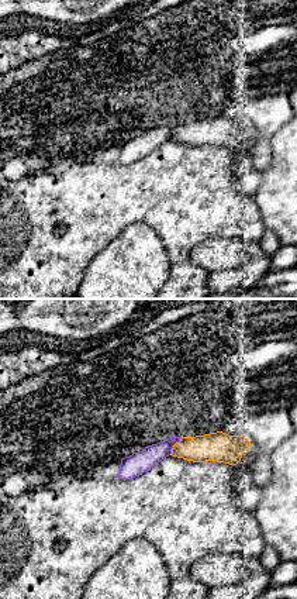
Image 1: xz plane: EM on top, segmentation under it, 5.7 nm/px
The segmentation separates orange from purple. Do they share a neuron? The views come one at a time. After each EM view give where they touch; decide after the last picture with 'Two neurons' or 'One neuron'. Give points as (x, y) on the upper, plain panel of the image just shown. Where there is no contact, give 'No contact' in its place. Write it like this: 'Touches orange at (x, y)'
Touches orange at (173, 130)

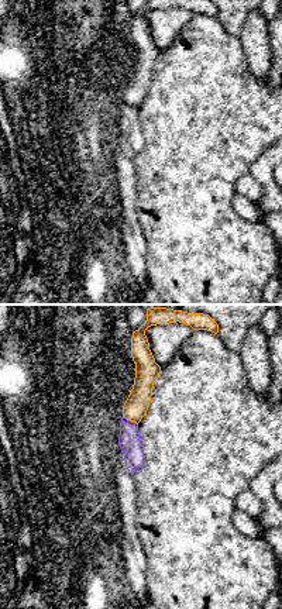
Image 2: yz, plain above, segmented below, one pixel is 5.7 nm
Touches orange at (130, 105)

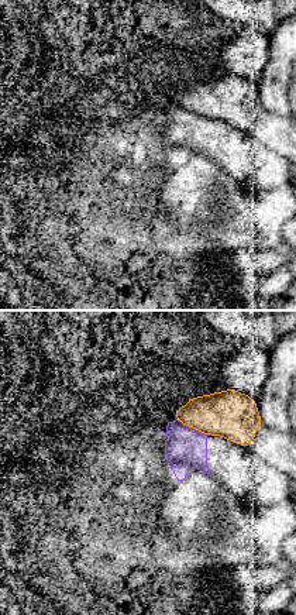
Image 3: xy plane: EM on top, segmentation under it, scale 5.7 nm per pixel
Touches orange at (192, 110)

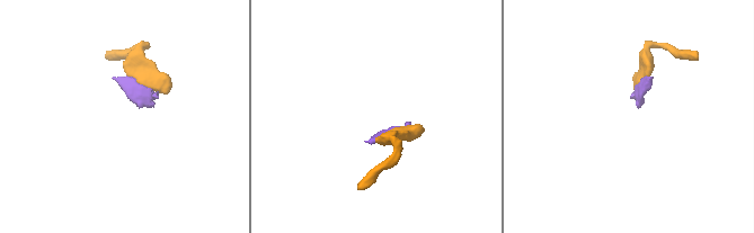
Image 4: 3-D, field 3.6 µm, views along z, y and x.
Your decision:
Two neurons

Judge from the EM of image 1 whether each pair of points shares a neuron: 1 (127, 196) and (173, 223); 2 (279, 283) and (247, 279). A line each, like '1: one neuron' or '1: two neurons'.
1: one neuron
2: two neurons

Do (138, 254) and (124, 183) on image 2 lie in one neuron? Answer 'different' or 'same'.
same

